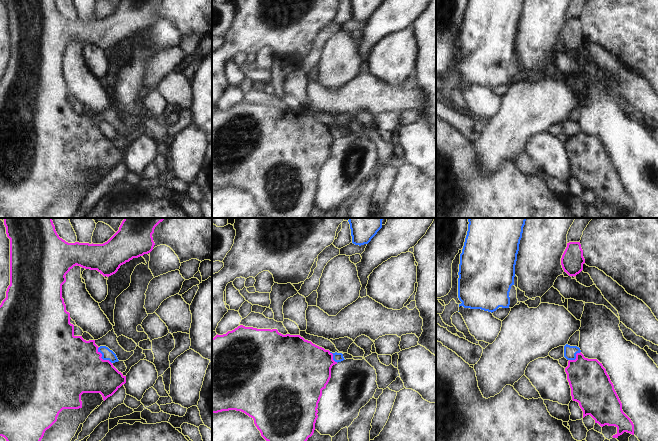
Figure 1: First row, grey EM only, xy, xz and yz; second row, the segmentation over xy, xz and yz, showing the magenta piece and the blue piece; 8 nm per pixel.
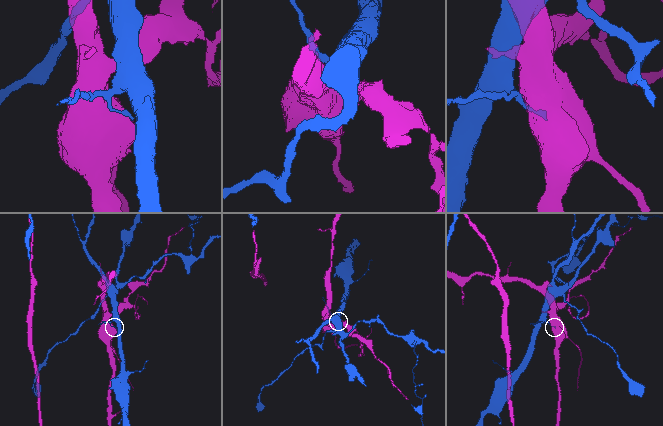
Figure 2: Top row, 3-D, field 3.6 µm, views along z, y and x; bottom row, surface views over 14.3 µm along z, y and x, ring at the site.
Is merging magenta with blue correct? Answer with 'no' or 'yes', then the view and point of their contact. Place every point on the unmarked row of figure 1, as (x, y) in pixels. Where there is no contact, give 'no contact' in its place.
no | xy (101, 132)

